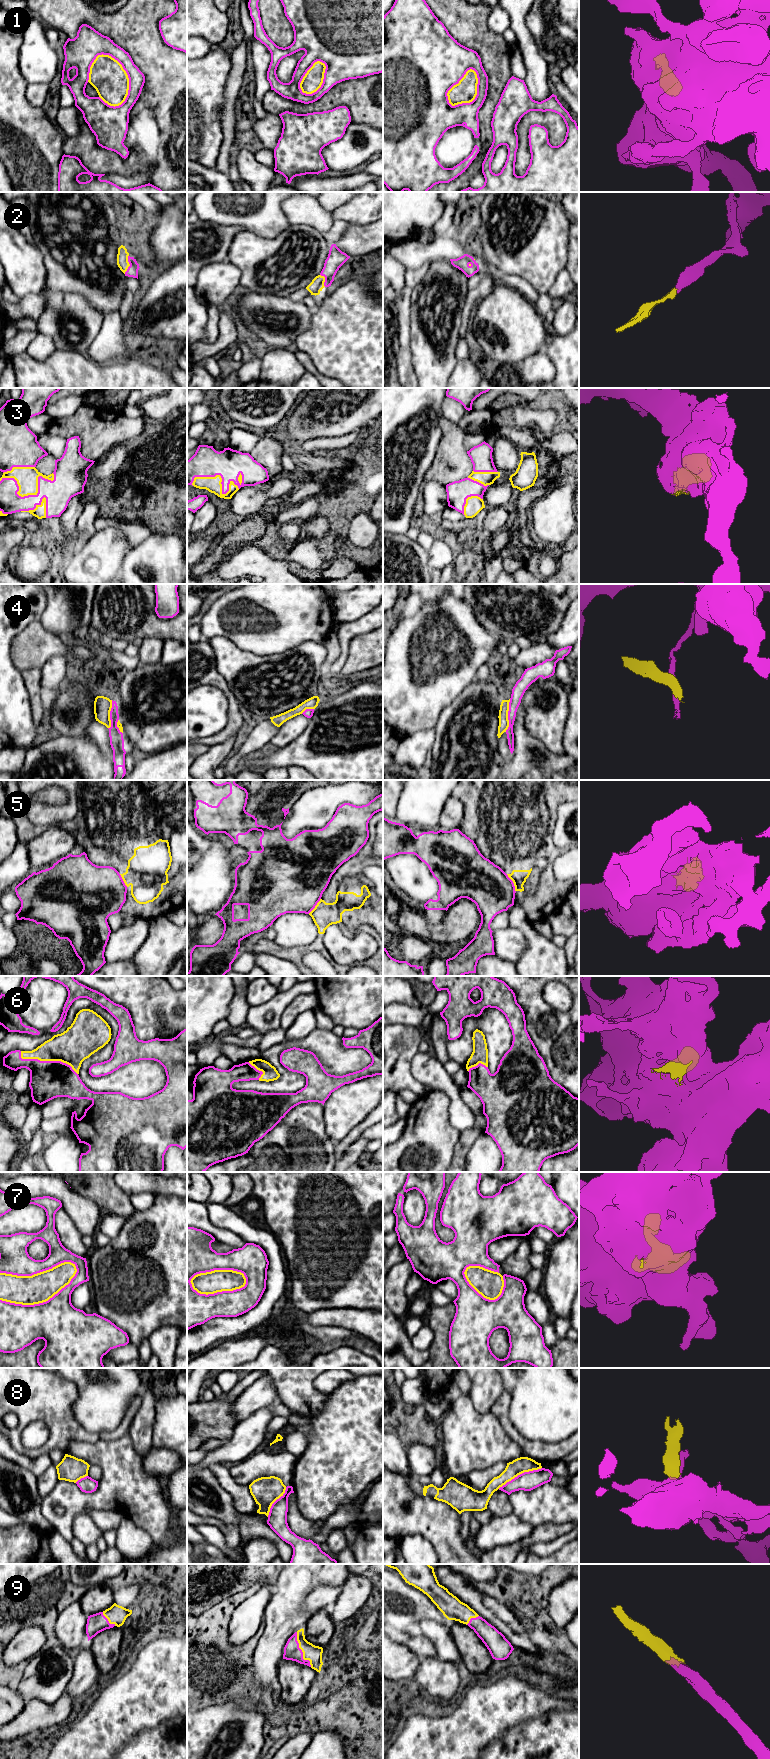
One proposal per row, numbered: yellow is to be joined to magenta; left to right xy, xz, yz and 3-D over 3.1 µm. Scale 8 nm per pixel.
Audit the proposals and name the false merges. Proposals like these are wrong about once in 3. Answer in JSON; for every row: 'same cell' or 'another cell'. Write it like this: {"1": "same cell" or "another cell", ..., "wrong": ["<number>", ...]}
{"1": "another cell", "2": "same cell", "3": "same cell", "4": "another cell", "5": "another cell", "6": "same cell", "7": "another cell", "8": "another cell", "9": "same cell", "wrong": ["1", "4", "5", "7", "8"]}

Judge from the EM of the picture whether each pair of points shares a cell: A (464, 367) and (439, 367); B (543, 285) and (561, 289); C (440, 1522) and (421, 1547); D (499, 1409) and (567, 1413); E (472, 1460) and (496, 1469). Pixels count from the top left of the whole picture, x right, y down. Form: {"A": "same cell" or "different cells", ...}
{"A": "different cells", "B": "different cells", "C": "different cells", "D": "different cells", "E": "different cells"}

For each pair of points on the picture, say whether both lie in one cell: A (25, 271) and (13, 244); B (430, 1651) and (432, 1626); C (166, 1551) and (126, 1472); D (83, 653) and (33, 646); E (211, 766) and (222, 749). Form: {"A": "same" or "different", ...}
{"A": "same", "B": "different", "C": "same", "D": "same", "E": "same"}

